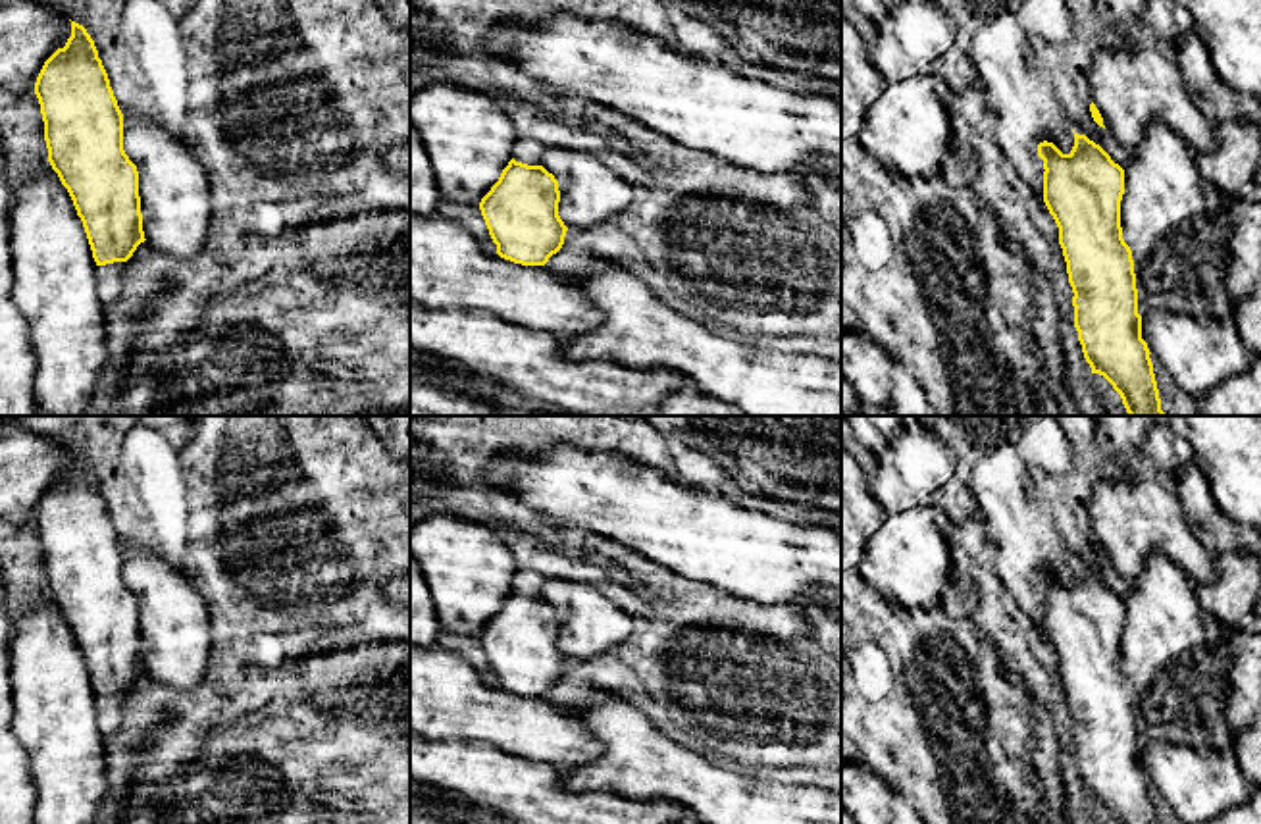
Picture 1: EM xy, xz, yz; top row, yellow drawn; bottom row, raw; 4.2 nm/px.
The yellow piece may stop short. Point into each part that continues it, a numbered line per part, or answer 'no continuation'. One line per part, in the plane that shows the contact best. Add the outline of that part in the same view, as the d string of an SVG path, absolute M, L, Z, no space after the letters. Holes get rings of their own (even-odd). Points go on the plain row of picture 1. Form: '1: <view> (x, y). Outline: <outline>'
no continuation

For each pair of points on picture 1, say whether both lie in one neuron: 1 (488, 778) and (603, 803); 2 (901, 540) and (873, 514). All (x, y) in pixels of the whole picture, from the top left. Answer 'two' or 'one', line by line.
1: one
2: two

